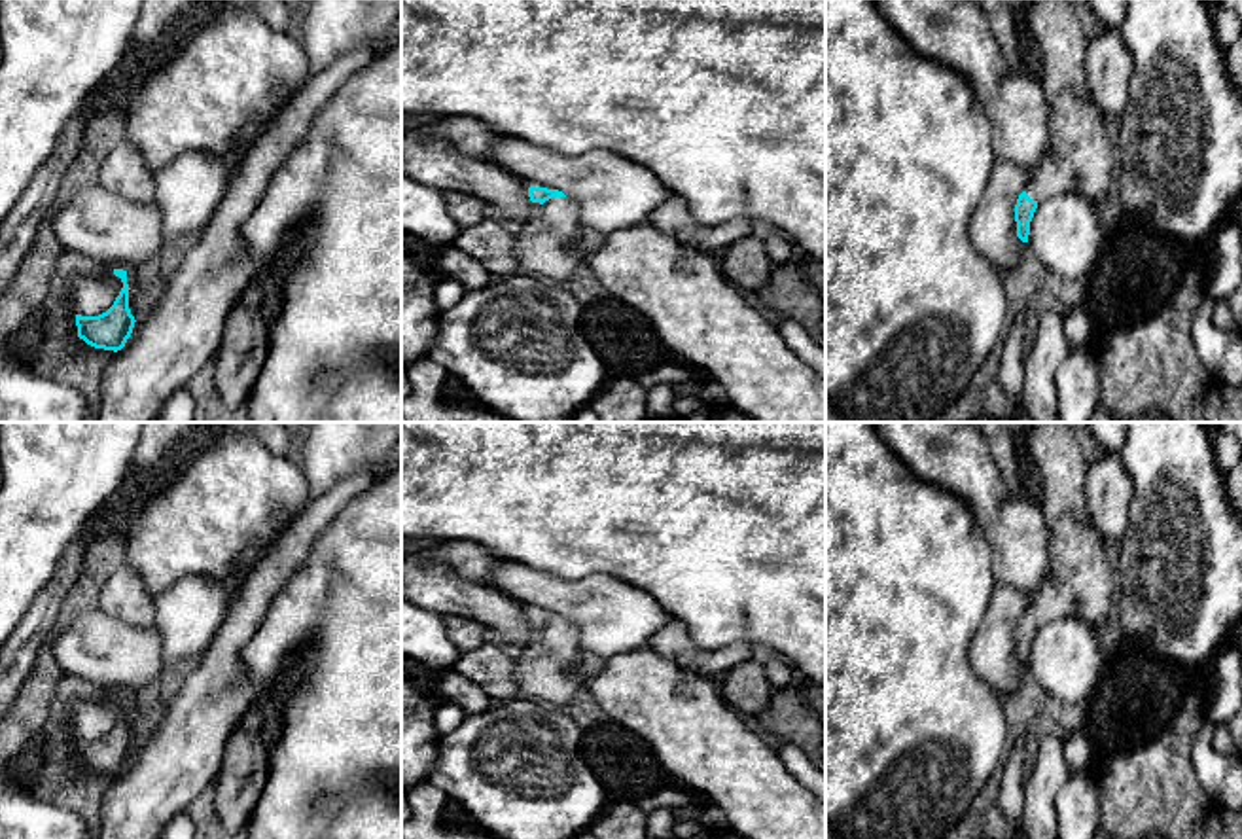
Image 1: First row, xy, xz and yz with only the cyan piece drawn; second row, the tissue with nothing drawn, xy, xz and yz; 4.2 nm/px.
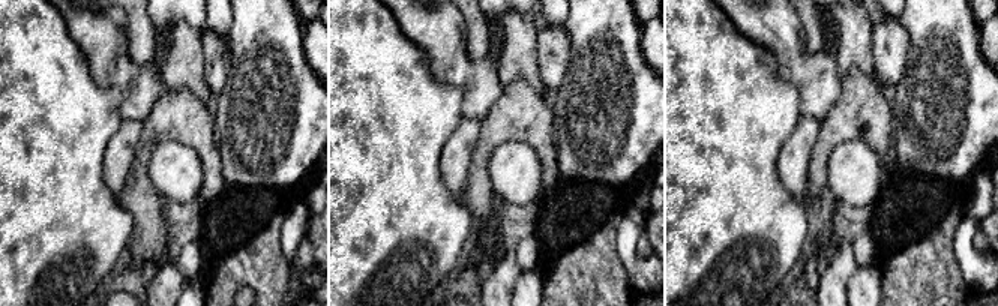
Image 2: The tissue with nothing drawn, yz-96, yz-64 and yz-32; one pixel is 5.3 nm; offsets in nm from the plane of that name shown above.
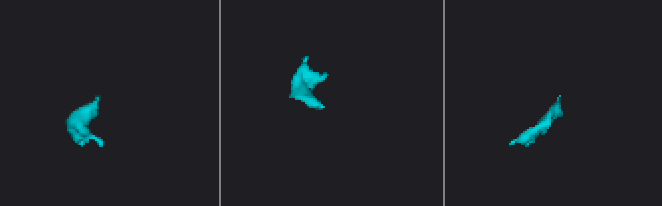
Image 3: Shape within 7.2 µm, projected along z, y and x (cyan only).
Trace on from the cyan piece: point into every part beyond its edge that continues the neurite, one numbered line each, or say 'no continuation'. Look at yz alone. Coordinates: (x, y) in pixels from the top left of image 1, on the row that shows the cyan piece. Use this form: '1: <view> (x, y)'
1: yz (1082, 152)

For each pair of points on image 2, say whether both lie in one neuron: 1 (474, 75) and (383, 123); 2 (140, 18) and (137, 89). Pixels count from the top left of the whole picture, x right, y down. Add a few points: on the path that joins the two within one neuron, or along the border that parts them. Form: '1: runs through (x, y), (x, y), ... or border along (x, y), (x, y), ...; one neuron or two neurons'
1: border along (429, 62), (440, 83), (459, 90), (462, 116); two neurons
2: border along (125, 30), (126, 54), (137, 63), (152, 62); two neurons

